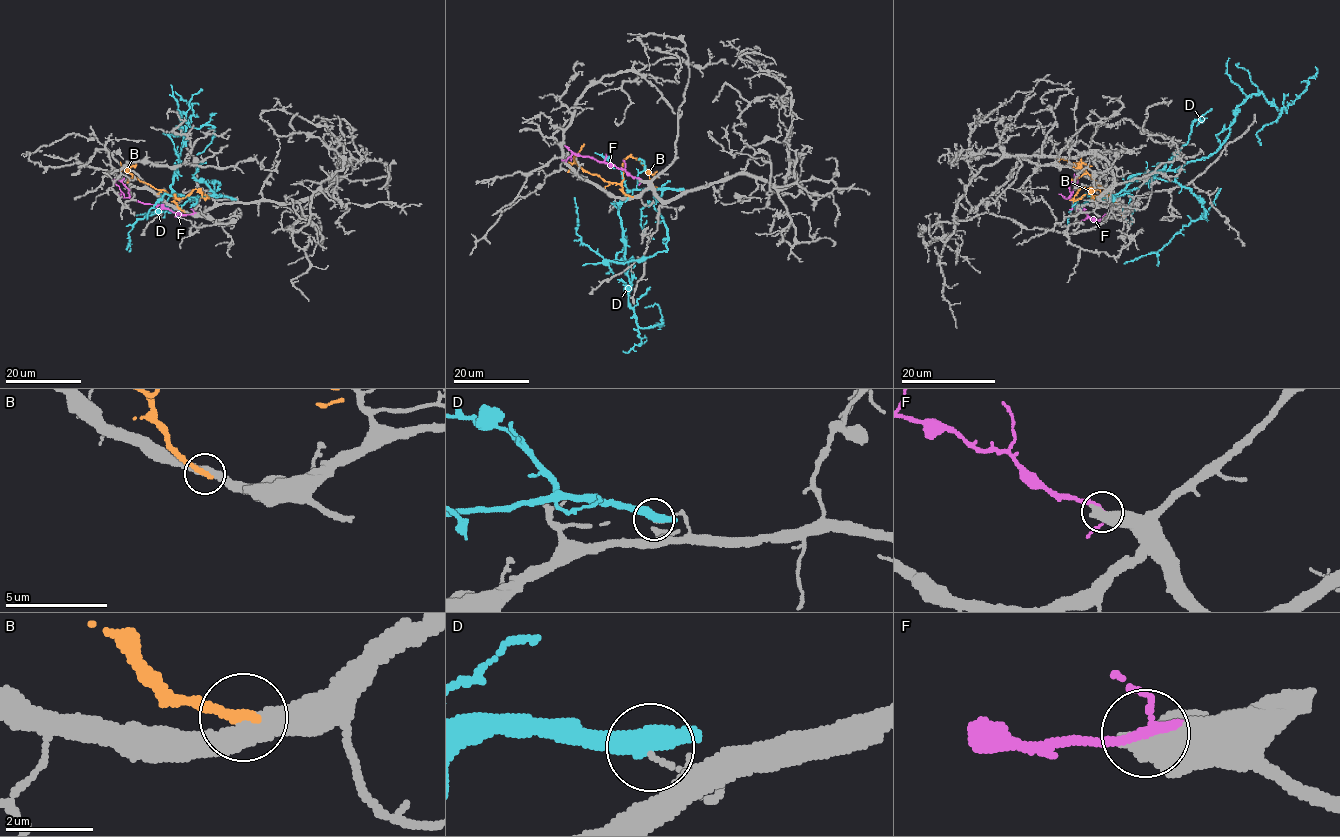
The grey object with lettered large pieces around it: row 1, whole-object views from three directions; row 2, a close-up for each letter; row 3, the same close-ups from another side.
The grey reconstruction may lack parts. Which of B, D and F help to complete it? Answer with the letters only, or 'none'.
none

